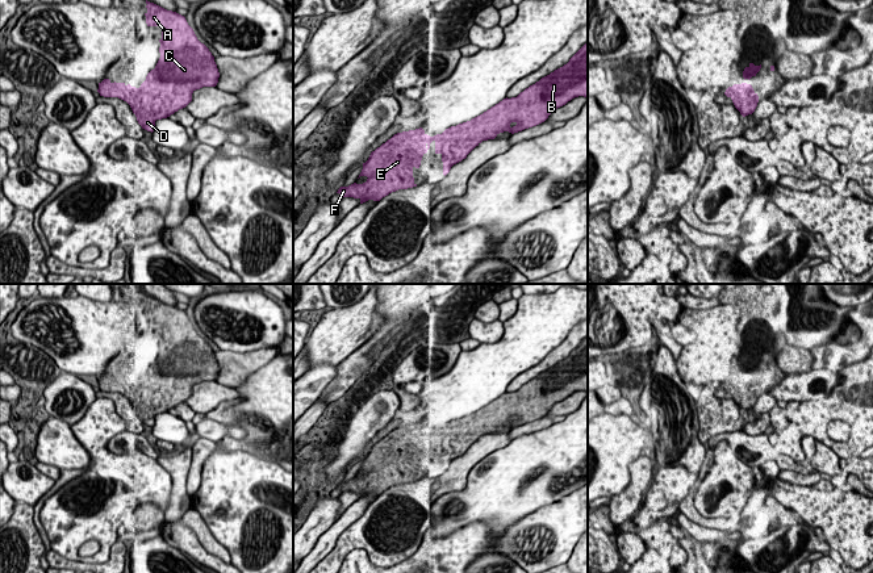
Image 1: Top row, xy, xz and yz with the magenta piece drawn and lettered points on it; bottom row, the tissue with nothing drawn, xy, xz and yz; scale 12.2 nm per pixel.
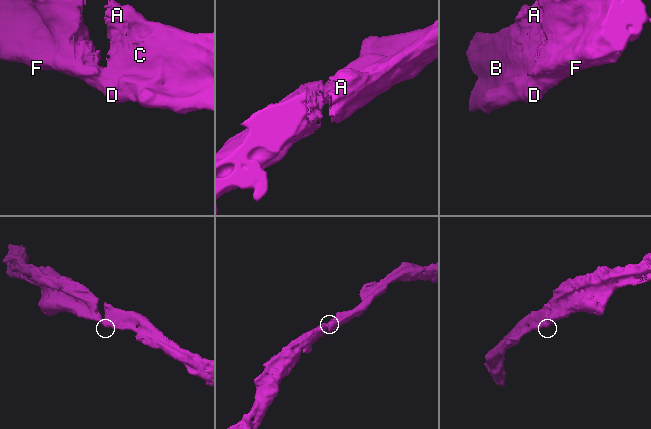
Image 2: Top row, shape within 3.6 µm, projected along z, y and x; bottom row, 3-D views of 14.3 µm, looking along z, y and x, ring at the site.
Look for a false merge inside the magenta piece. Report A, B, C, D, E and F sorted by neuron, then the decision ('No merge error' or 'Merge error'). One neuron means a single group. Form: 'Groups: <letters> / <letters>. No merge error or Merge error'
Groups: A B C D E F. No merge error

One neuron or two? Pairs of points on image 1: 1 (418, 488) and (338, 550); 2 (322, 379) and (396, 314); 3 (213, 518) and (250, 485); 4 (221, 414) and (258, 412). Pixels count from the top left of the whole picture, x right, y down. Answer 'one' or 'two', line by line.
1: one
2: two
3: one
4: one

